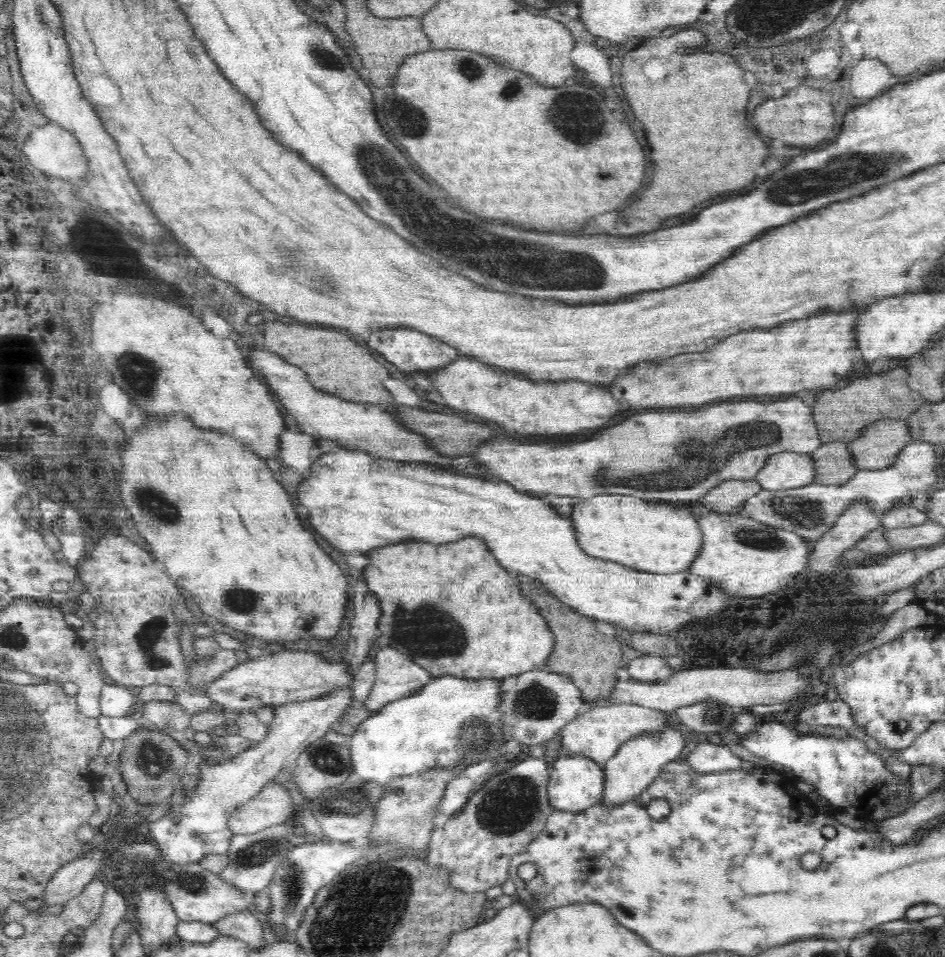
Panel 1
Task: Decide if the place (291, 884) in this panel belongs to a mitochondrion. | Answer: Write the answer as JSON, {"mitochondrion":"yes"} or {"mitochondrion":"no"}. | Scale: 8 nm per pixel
{"mitochondrion":"yes"}

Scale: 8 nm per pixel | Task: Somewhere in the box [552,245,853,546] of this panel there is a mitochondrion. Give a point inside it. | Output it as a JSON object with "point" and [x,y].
{"point":[804,512]}

